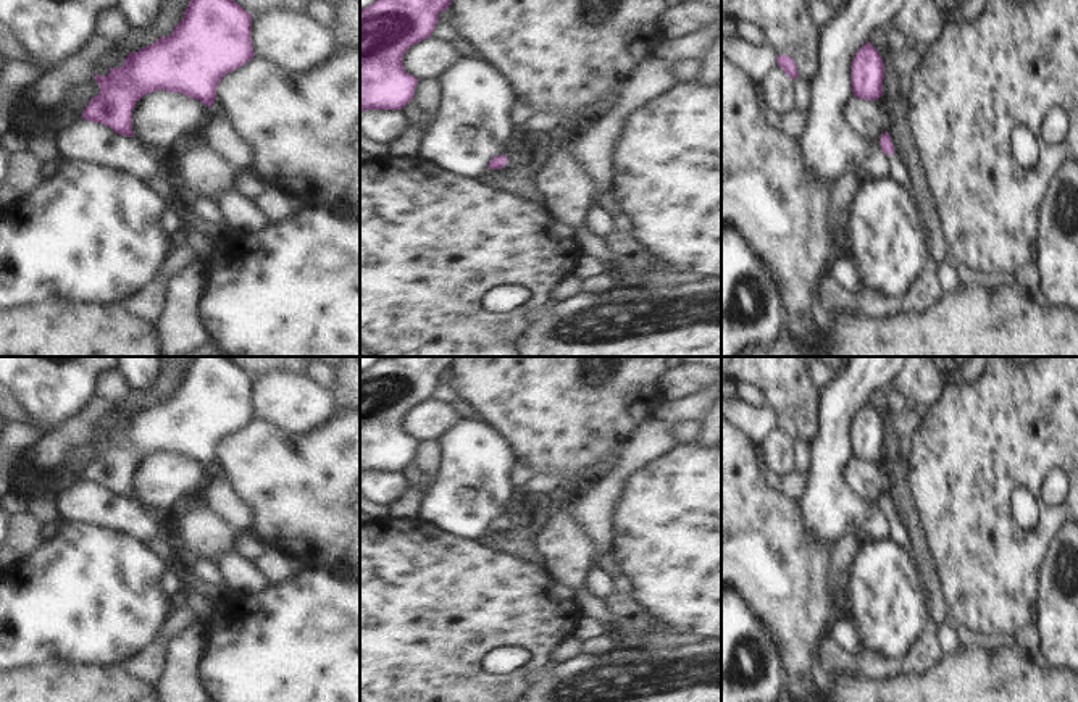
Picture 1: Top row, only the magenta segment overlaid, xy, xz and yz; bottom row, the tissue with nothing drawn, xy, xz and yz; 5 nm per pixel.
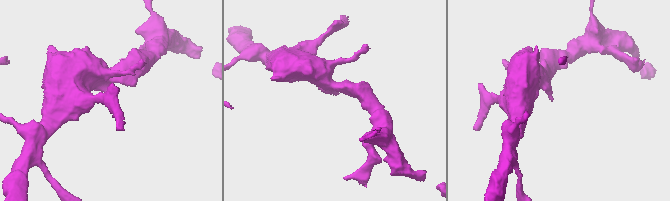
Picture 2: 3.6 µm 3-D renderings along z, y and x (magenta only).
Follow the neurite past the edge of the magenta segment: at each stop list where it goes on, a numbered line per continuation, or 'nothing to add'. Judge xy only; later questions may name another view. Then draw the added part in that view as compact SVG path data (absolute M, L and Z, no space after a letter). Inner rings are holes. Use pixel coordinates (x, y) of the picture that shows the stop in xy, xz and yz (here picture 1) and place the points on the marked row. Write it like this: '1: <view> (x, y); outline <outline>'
nothing to add

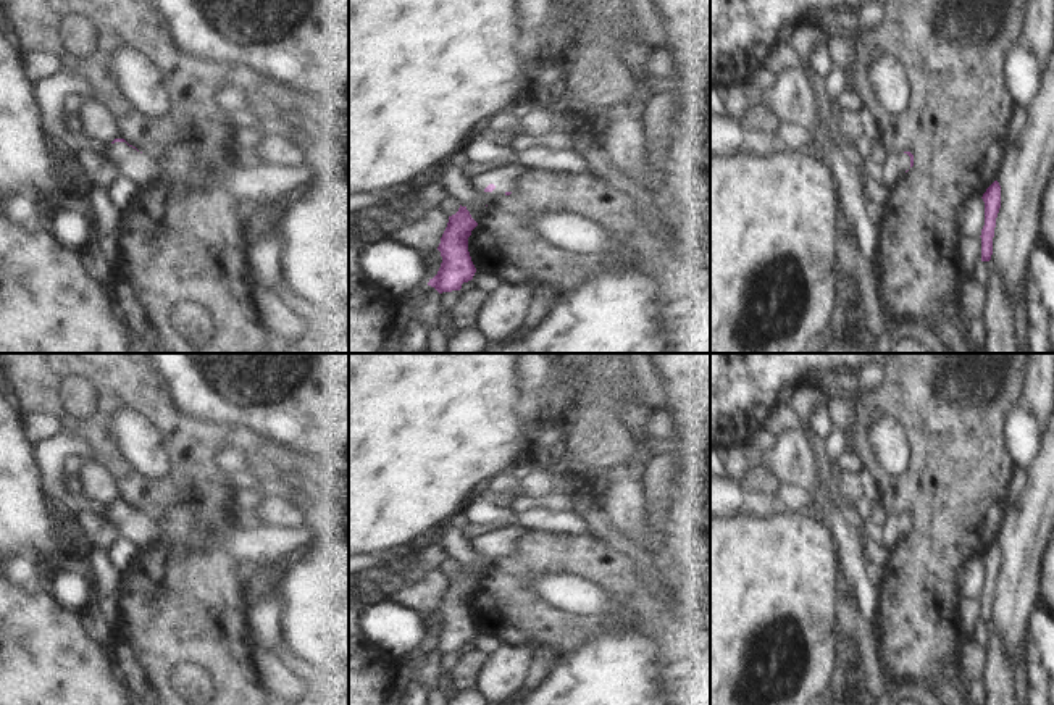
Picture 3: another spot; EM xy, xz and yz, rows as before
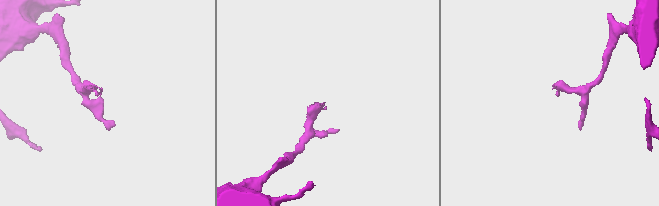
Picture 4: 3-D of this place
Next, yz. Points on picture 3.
nothing to add

